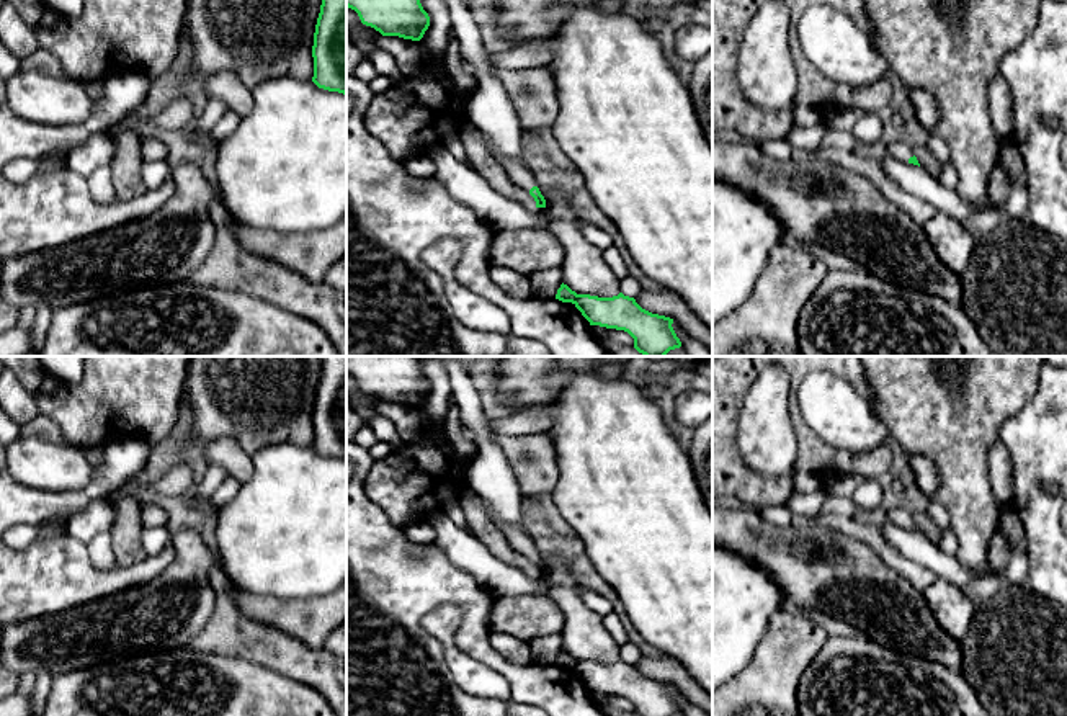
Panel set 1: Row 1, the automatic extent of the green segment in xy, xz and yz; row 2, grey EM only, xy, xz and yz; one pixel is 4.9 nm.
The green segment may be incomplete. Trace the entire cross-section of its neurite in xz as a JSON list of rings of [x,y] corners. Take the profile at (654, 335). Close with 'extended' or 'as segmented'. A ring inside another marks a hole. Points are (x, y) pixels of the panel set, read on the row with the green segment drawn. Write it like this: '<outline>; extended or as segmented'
[[[562,283],[556,299],[572,302],[590,325],[627,332],[634,338],[634,348],[644,356],[665,356],[681,347],[672,327],[673,319],[642,309],[623,293],[613,298],[577,294]]]; as segmented

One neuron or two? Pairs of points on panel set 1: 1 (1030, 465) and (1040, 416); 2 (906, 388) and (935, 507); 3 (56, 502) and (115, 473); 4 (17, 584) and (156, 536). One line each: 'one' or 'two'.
1: one
2: two
3: one
4: two

